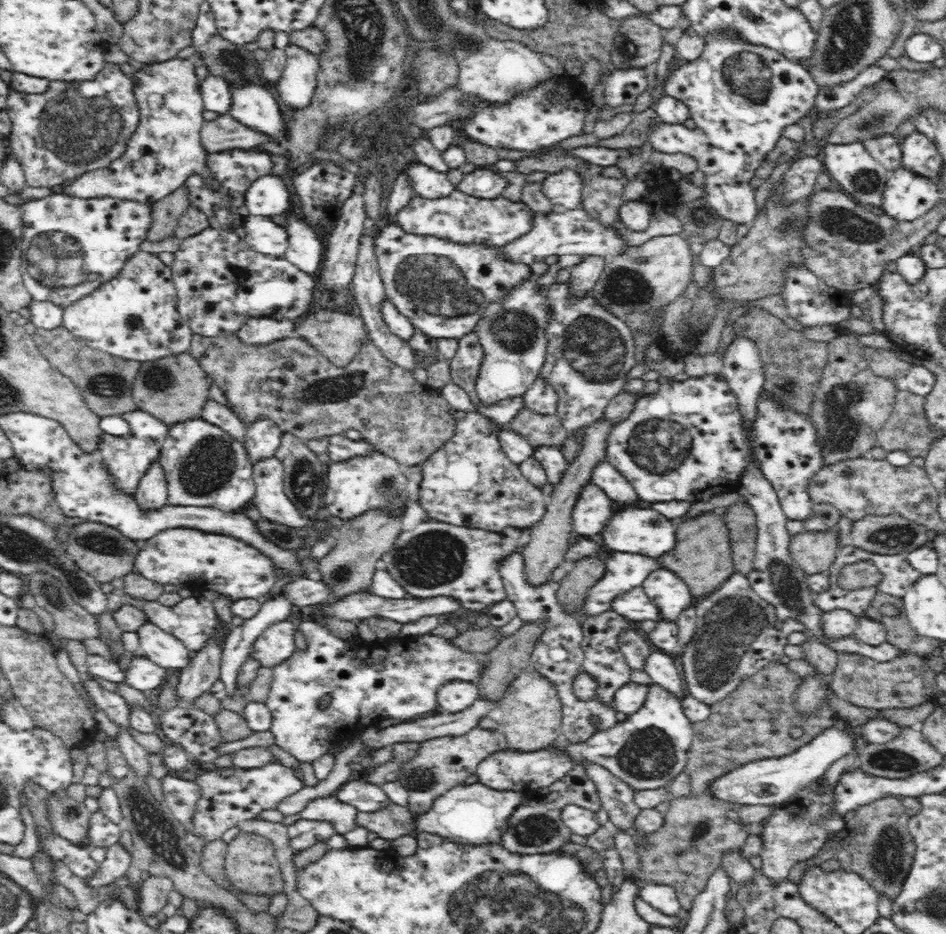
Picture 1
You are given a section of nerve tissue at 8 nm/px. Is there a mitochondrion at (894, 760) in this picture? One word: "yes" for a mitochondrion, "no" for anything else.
yes

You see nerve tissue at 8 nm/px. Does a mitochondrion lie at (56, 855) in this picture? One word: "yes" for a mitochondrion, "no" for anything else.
no

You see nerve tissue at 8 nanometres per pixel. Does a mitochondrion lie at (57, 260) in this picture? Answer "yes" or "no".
yes

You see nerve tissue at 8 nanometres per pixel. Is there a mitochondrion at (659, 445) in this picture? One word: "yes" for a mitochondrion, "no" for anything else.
yes

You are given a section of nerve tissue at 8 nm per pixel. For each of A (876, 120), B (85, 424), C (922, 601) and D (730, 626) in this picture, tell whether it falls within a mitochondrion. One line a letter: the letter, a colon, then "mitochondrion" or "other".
A: mitochondrion
B: other
C: other
D: mitochondrion

